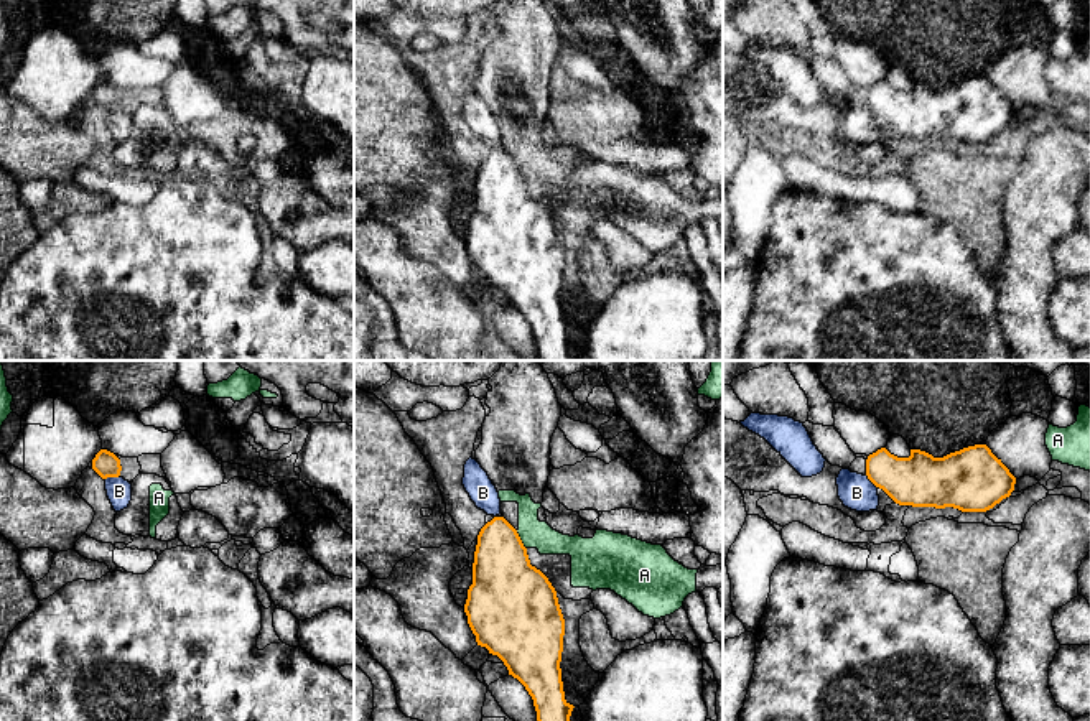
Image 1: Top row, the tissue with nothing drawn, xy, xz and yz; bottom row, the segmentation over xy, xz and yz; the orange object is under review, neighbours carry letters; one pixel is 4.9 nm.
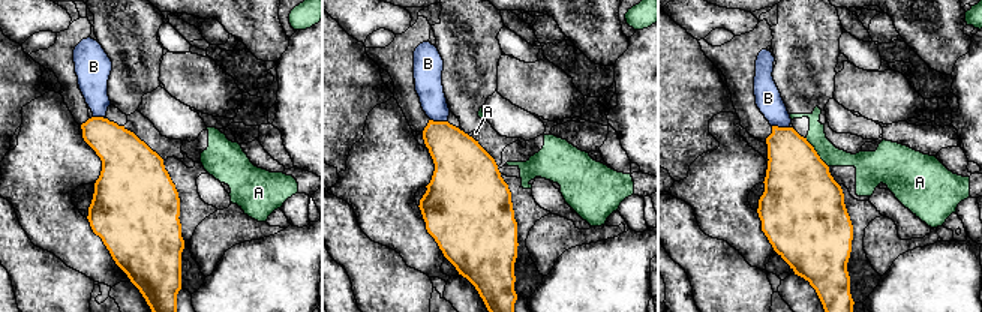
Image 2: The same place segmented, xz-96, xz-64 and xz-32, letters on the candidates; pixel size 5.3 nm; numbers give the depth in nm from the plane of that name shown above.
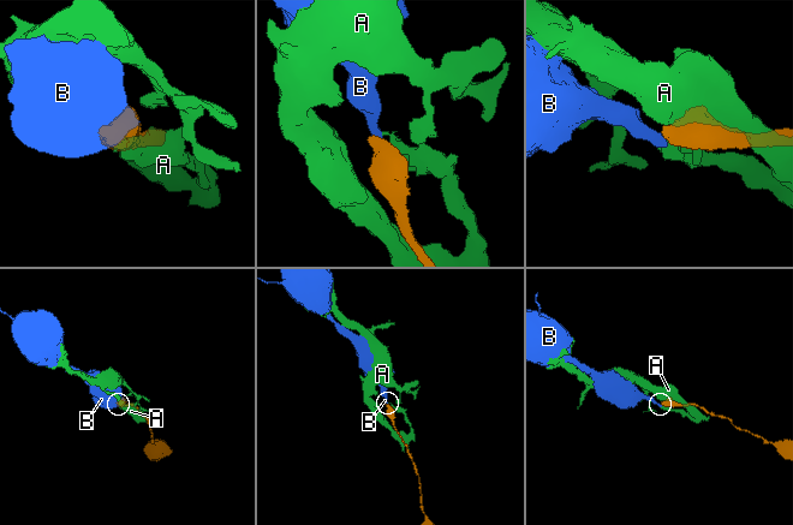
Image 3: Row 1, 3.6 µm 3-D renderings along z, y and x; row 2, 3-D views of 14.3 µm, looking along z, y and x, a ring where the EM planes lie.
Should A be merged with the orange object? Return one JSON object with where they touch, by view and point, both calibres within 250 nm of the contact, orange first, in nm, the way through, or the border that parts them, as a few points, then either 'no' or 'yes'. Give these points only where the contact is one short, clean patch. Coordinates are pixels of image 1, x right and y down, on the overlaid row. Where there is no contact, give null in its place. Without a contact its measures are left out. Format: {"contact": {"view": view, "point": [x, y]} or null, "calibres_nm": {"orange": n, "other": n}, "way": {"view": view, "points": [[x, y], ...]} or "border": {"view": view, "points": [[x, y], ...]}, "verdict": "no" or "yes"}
{"contact": {"view": "xz", "point": [521, 540]}, "calibres_nm": {"orange": 340, "other": 140}, "verdict": "no"}

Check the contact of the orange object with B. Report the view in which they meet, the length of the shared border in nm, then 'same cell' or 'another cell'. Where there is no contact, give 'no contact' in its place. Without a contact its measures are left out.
meets orange in xy; contact 80 nm long; same cell

